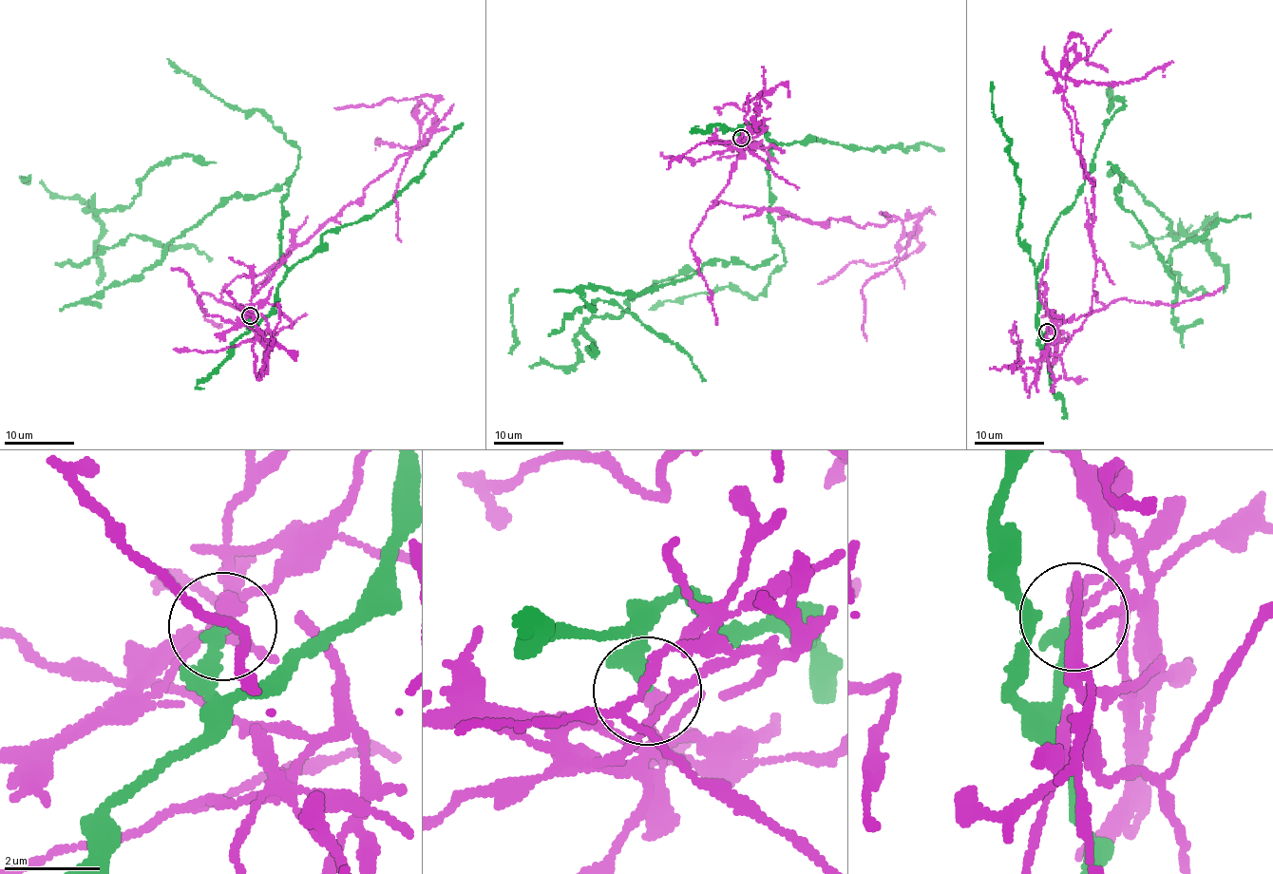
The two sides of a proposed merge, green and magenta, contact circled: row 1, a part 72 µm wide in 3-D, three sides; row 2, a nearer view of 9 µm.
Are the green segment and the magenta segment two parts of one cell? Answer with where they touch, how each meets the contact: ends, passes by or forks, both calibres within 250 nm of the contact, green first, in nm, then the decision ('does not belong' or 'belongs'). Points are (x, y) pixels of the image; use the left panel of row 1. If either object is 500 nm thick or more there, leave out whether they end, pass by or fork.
place (250, 315); green ends; magenta ends; calibres 280 and 300 nm; does not belong

